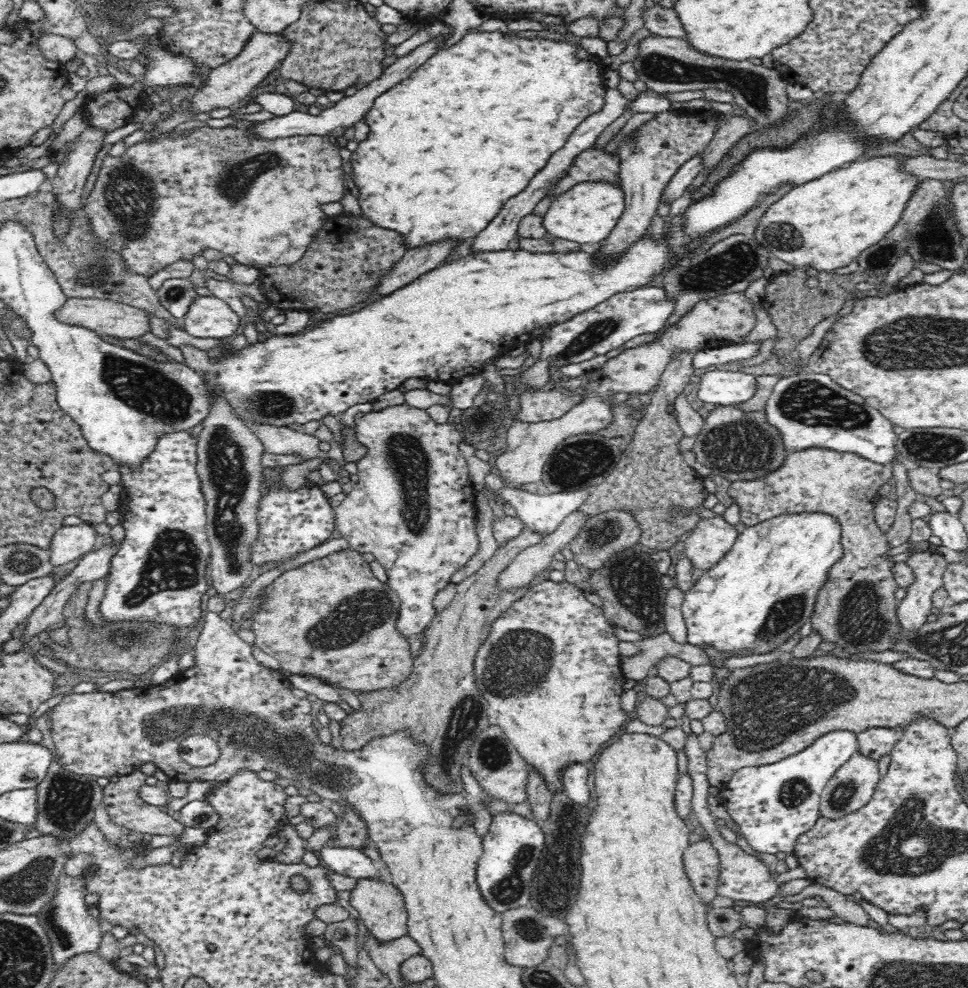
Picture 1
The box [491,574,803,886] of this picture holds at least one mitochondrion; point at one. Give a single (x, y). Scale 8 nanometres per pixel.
(551, 863)

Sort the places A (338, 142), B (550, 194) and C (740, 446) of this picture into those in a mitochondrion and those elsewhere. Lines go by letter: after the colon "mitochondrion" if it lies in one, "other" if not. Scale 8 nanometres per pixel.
A: other
B: other
C: mitochondrion

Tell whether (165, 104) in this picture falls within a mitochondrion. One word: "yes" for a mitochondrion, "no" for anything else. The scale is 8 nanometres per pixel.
no

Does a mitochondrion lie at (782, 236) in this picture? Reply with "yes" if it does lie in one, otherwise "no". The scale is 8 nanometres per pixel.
yes

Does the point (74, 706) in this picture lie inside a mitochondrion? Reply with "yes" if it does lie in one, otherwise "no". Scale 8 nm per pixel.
no

